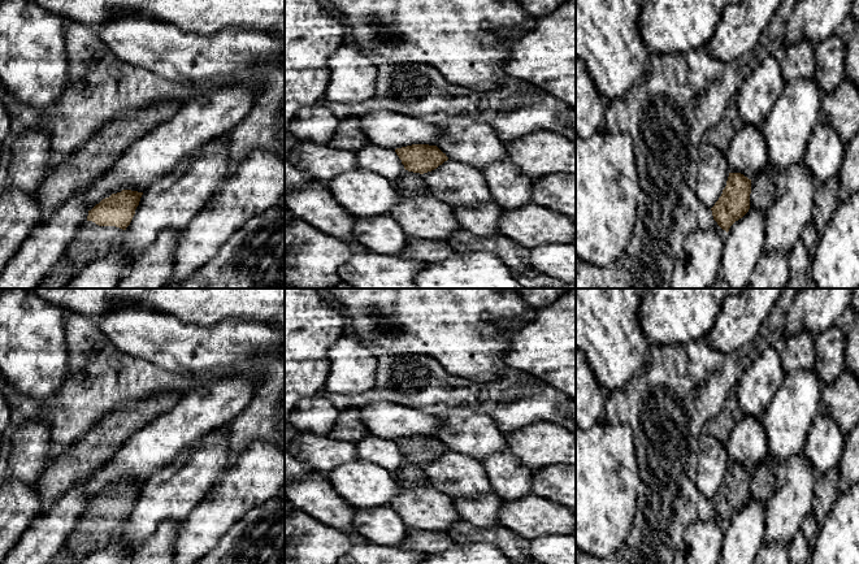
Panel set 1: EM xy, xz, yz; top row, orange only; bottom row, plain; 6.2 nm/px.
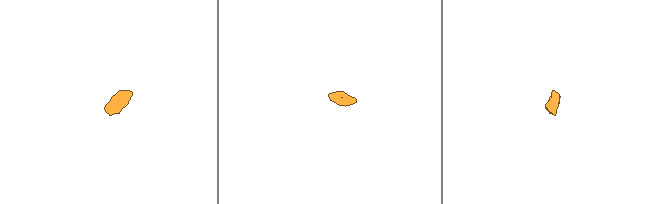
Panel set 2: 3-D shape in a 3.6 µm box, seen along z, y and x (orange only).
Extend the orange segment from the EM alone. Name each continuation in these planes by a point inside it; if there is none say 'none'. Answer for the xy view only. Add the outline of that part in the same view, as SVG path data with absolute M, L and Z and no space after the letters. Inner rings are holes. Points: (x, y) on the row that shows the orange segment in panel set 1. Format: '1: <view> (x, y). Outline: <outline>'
1: xy (91, 242). Outline: M87 221L78 227L73 240L68 244L62 256L75 265L77 270L108 253L123 238L125 230L116 226L99 226Z

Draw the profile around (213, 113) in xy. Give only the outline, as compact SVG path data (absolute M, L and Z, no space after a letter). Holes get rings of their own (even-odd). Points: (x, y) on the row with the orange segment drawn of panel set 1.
M251 73L231 78L231 82L225 86L212 84L207 92L185 103L177 114L131 143L103 174L86 186L87 209L91 211L103 199L122 190L138 192L148 190L157 179L174 170L190 153L230 133L250 113L255 96L265 87L265 78Z

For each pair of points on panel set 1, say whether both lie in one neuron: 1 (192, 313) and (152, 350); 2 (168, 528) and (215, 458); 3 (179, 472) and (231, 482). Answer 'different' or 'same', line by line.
1: different
2: different
3: different

